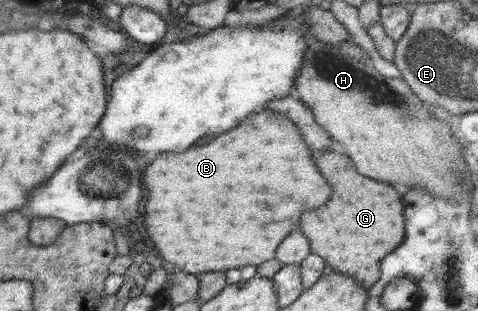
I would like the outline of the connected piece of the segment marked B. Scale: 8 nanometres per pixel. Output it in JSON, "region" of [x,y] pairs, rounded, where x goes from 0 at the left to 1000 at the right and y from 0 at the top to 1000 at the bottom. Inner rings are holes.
{"region":[[[542,350],[531,357],[519,370],[515,370],[515,383],[498,402],[498,408],[490,408],[490,415],[481,415],[481,421],[473,421],[473,428],[464,428],[464,434],[456,434],[452,447],[444,447],[435,466],[423,466],[423,473],[410,473],[410,466],[402,466],[397,479],[389,479],[385,492],[339,492],[339,498],[331,498],[305,543],[301,543],[301,608],[310,608],[310,653],[305,653],[305,691],[301,691],[301,723],[305,723],[305,743],[310,743],[310,756],[314,756],[314,768],[318,768],[318,781],[322,781],[322,794],[331,801],[331,814],[335,814],[335,826],[343,833],[343,839],[351,839],[351,846],[360,846],[360,852],[372,852],[385,878],[402,878],[402,884],[410,884],[410,878],[435,878],[435,871],[477,871],[477,865],[485,865],[485,859],[506,859],[506,852],[544,852],[544,846],[552,846],[552,839],[565,839],[569,826],[573,826],[573,807],[577,807],[577,794],[586,788],[586,775],[611,743],[611,736],[619,736],[623,730],[623,698],[632,691],[632,678],[653,678],[657,666],[669,666],[674,653],[682,653],[682,640],[686,640],[686,627],[690,627],[690,601],[686,601],[686,588],[678,582],[678,569],[661,550],[661,537],[657,537],[657,524],[649,518],[649,492],[644,492],[644,479],[640,479],[640,466],[636,466],[636,453],[632,453],[632,434],[623,428],[623,415],[619,405],[598,373],[577,363],[569,354],[561,350]]]}

